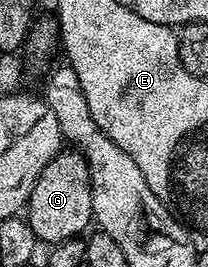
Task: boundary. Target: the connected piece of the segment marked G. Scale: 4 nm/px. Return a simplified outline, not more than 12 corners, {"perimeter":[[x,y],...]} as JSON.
{"perimeter":[[62,151],[28,200],[37,242],[79,238],[93,224],[90,167]]}

